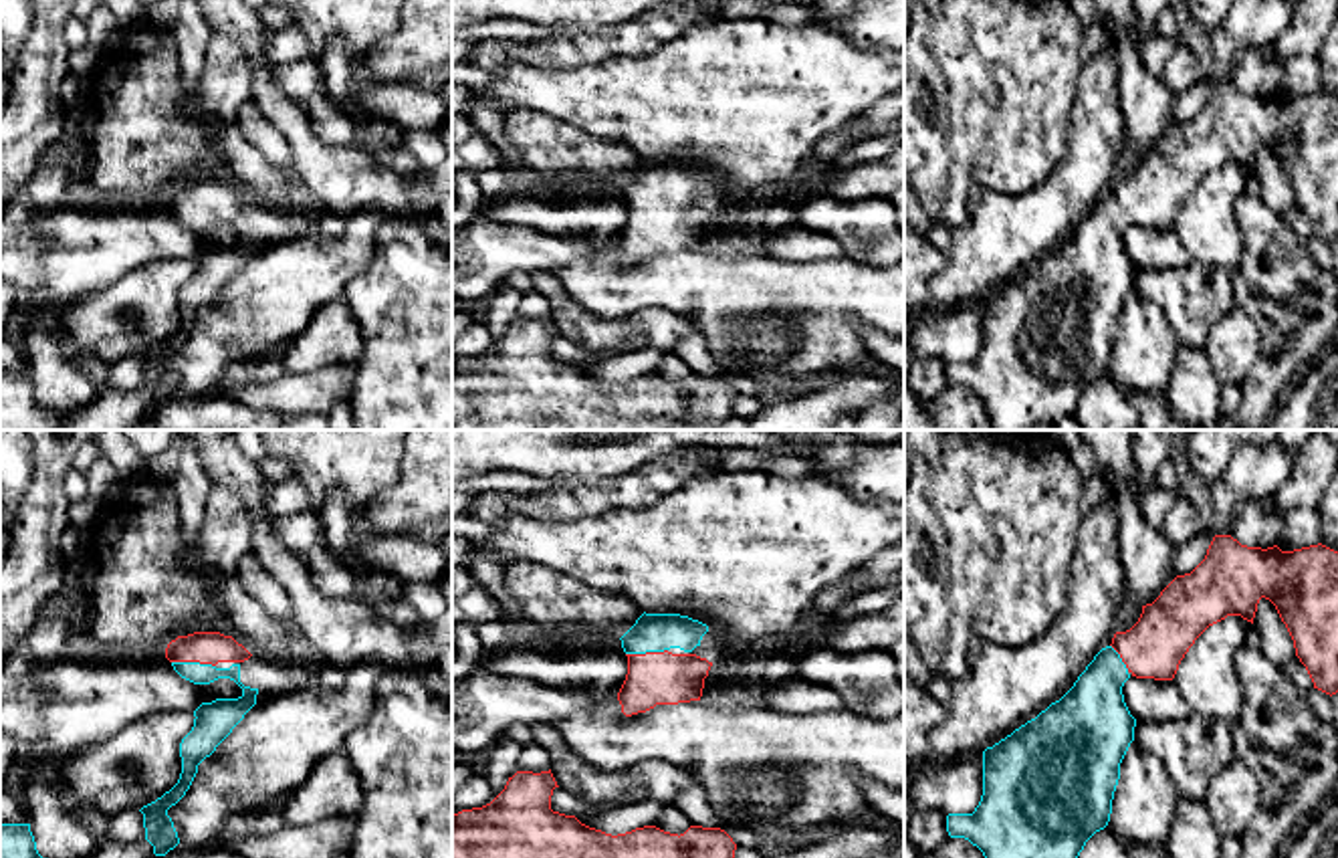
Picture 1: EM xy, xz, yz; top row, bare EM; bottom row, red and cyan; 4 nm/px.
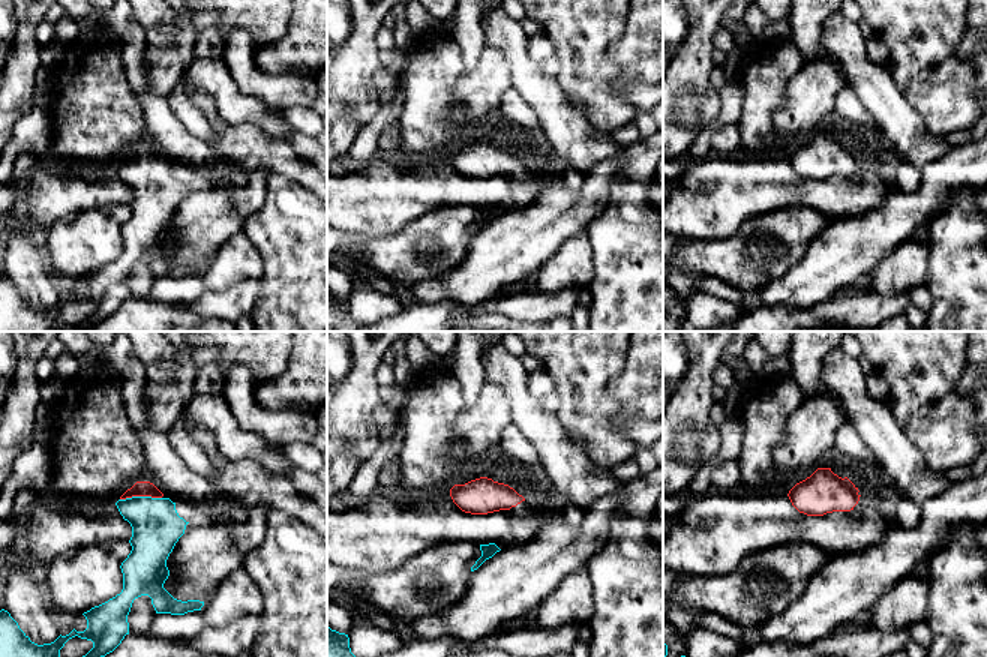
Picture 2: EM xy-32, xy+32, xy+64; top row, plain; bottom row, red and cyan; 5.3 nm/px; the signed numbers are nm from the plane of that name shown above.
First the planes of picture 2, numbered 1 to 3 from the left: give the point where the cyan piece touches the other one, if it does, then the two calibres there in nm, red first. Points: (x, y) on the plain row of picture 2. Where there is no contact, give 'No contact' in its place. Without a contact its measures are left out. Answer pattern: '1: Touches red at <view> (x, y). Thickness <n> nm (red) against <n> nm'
1: Touches red at xy-32 (140, 159). Thickness 80 nm (red) against 280 nm
2: No contact
3: No contact

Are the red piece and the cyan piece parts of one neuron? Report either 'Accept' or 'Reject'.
Accept

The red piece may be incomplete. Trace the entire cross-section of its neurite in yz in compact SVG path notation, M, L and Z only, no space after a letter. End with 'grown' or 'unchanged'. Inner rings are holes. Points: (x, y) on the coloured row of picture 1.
M1215 535L1205 559L1185 575L1177 575L1152 602L1142 606L1138 622L1116 632L1074 686L1035 719L983 751L983 795L973 814L949 814L951 838L965 838L985 858L1078 858L1086 842L1110 822L1112 799L1120 779L1120 763L1134 741L1136 719L1130 715L1122 686L1130 676L1173 680L1181 660L1195 640L1227 616L1241 616L1253 624L1259 600L1269 600L1286 624L1296 656L1306 666L1314 688L1338 692L1338 551L1318 543L1294 551L1277 545L1261 549L1241 545L1231 535Z; grown

